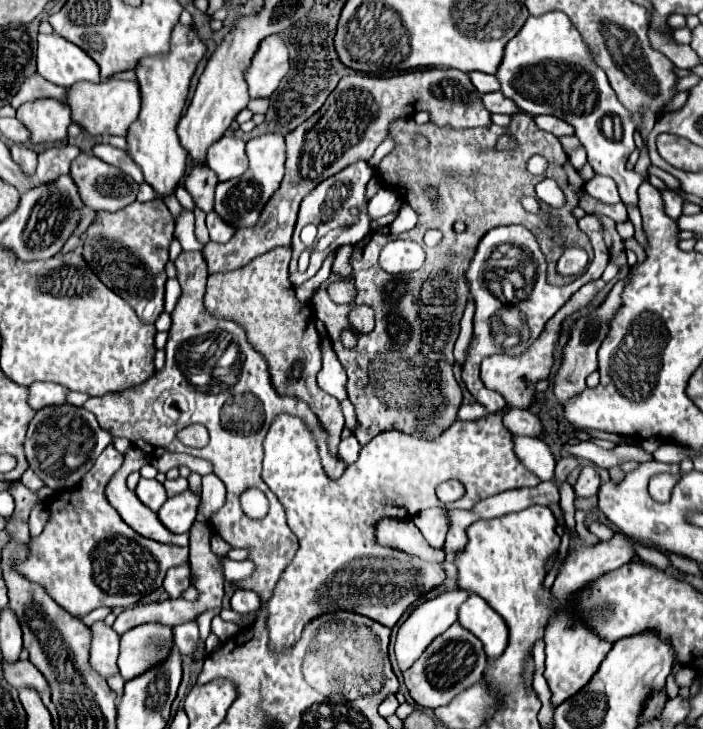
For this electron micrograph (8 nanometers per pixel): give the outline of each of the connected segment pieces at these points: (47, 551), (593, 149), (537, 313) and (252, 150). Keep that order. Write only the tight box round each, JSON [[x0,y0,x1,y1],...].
[[16,444,188,616],[496,12,645,204],[462,214,608,412],[214,134,286,228]]

